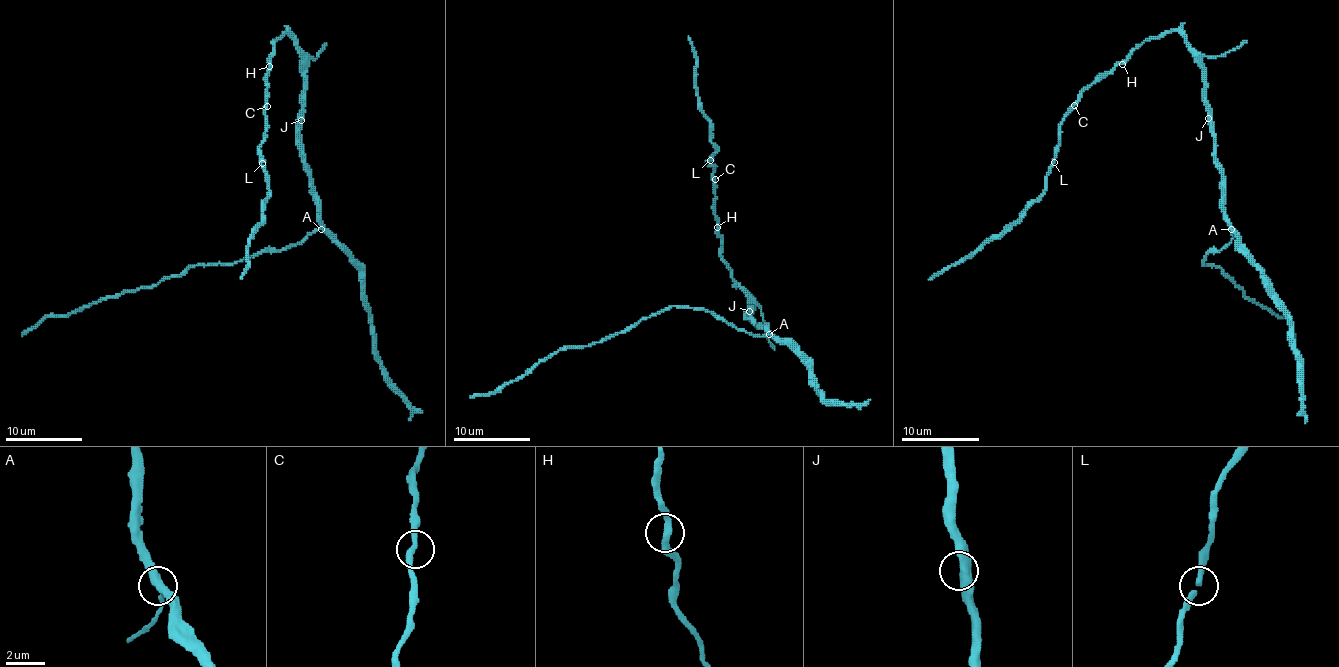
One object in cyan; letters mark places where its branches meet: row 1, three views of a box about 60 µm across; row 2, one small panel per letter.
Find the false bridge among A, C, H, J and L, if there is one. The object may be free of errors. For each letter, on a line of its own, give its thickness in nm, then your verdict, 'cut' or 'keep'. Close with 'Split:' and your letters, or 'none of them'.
A: calibre 360 nm; keep
C: calibre 320 nm; keep
H: calibre 320 nm; keep
J: calibre 500 nm; keep
L: calibre 320 nm; keep
Split: none of them

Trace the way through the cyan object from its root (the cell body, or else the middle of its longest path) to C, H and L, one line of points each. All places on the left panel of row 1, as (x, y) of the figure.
C: (299, 118), (303, 100), (303, 53), (286, 34), (273, 43), (271, 70), (267, 74), (267, 106)
H: (299, 118), (303, 100), (303, 53), (286, 34), (273, 43), (269, 66)
L: (299, 118), (303, 53), (284, 34), (273, 43), (267, 74), (261, 164)

